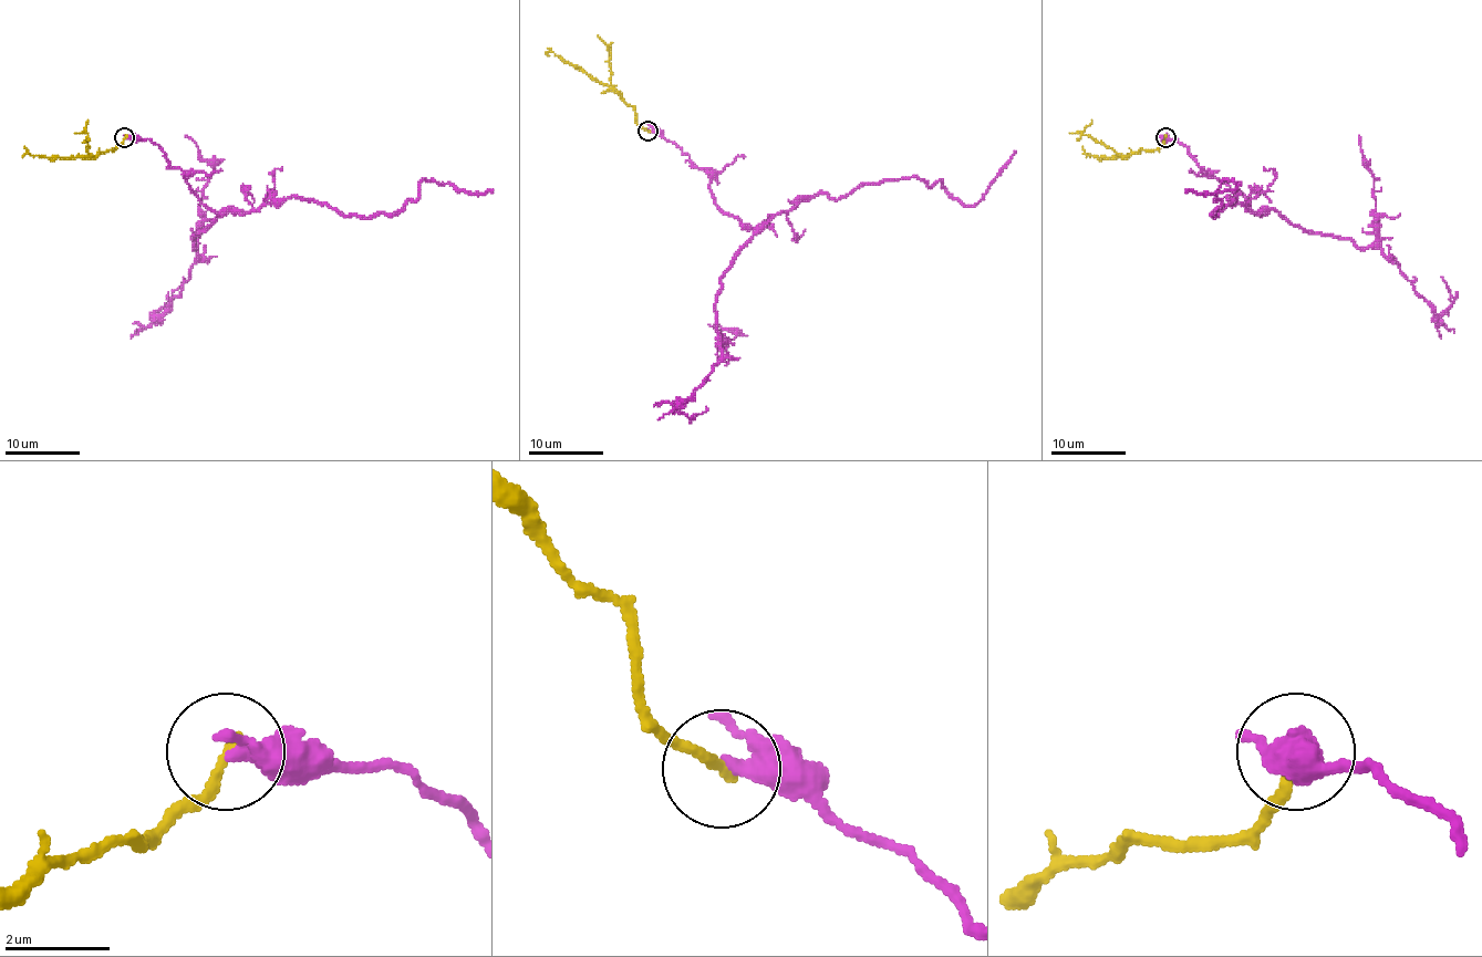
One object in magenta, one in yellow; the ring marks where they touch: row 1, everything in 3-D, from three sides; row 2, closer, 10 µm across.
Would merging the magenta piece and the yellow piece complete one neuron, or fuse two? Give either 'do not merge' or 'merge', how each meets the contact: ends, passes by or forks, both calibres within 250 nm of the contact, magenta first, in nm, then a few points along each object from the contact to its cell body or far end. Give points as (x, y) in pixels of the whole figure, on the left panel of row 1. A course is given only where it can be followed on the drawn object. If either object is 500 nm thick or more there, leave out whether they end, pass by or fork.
do not merge; magenta passes by; yellow ends; calibres 320 and 240 nm; course magenta (125, 136), (155, 143), (218, 215), (293, 196), (375, 217), (416, 198), (424, 179), (470, 193), (493, 189); course yellow (125, 136), (114, 149), (99, 152), (93, 157), (39, 157), (32, 155), (24, 146)

